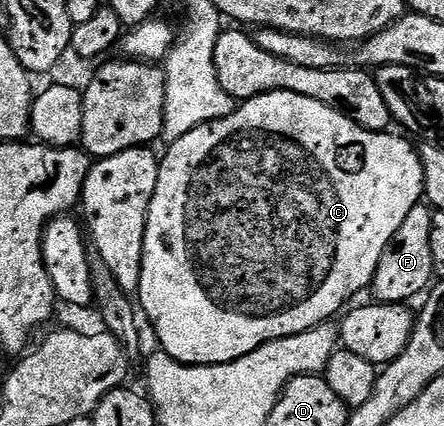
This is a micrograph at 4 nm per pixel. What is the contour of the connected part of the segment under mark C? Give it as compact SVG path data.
M279 90L248 97L225 119L205 123L189 131L189 135L181 135L181 139L170 142L166 146L167 154L162 154L157 191L153 191L153 199L149 203L141 283L137 294L142 316L147 316L155 328L158 348L182 365L229 363L257 351L257 347L265 343L304 333L330 322L331 316L335 312L338 314L350 297L357 296L362 289L366 290L377 271L377 263L381 263L381 255L385 255L385 247L389 247L393 235L397 235L397 227L405 223L405 215L409 215L409 211L413 211L413 207L425 197L423 164L418 148L414 144L411 146L412 142L406 136L394 137L393 134L391 131L371 133L353 123L344 113L338 113L325 103L317 103L317 99Z

